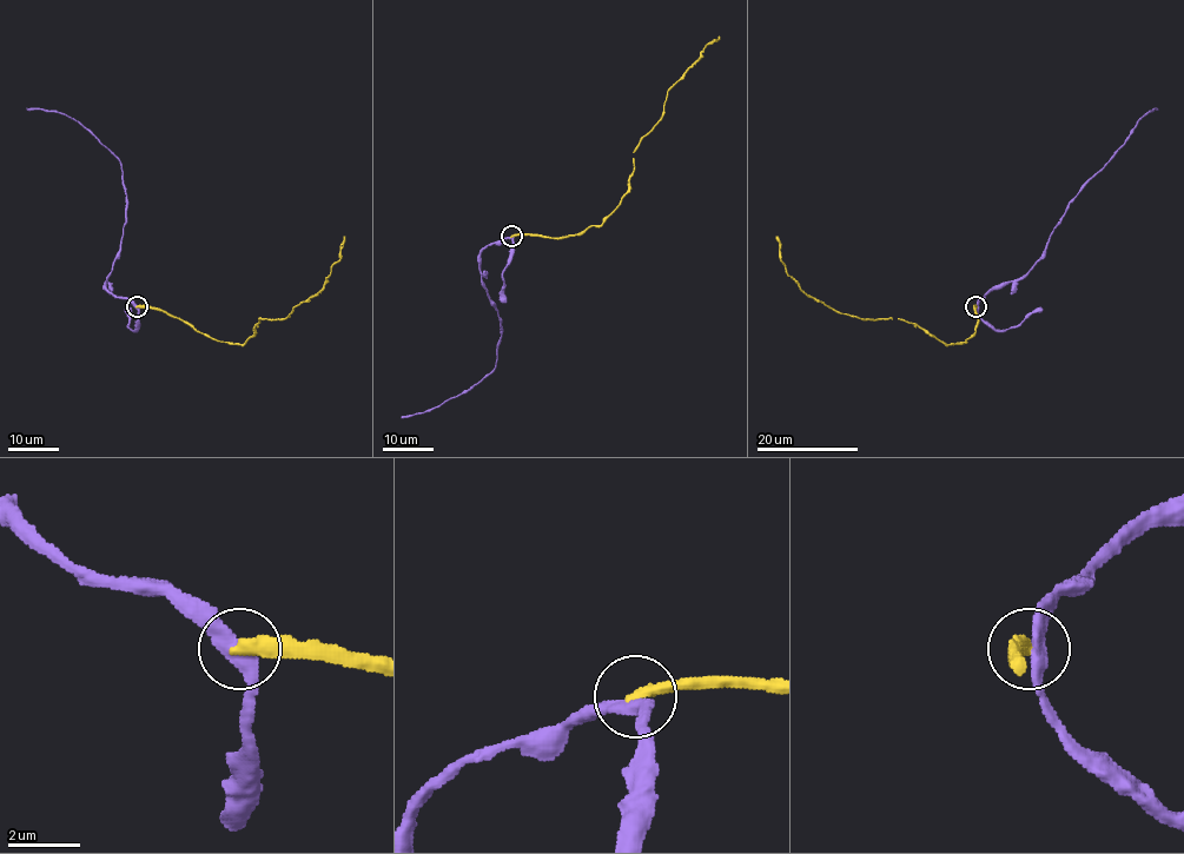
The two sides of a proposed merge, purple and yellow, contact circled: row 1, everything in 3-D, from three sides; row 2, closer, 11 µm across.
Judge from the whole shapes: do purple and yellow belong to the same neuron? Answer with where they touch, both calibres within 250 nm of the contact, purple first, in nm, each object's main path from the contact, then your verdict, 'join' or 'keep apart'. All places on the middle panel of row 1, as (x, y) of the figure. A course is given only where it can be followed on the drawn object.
at (511, 236); 360 nm thick on the purple side, 400 nm on the other; purple runs (511, 237), (490, 243), (481, 253), (481, 279), (501, 326), (496, 366), (468, 390), (431, 409), (402, 418); yellow runs (511, 237), (563, 238), (600, 225), (628, 190), (633, 151), (662, 114), (669, 88), (719, 35); keep apart

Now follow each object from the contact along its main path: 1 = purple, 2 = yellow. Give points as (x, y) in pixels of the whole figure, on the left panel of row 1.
1: (137, 306), (116, 298), (106, 288), (120, 250), (126, 206), (121, 163), (64, 113), (27, 110)
2: (137, 306), (159, 308), (217, 341), (243, 344), (258, 318), (284, 319), (323, 286), (339, 258), (344, 237)

